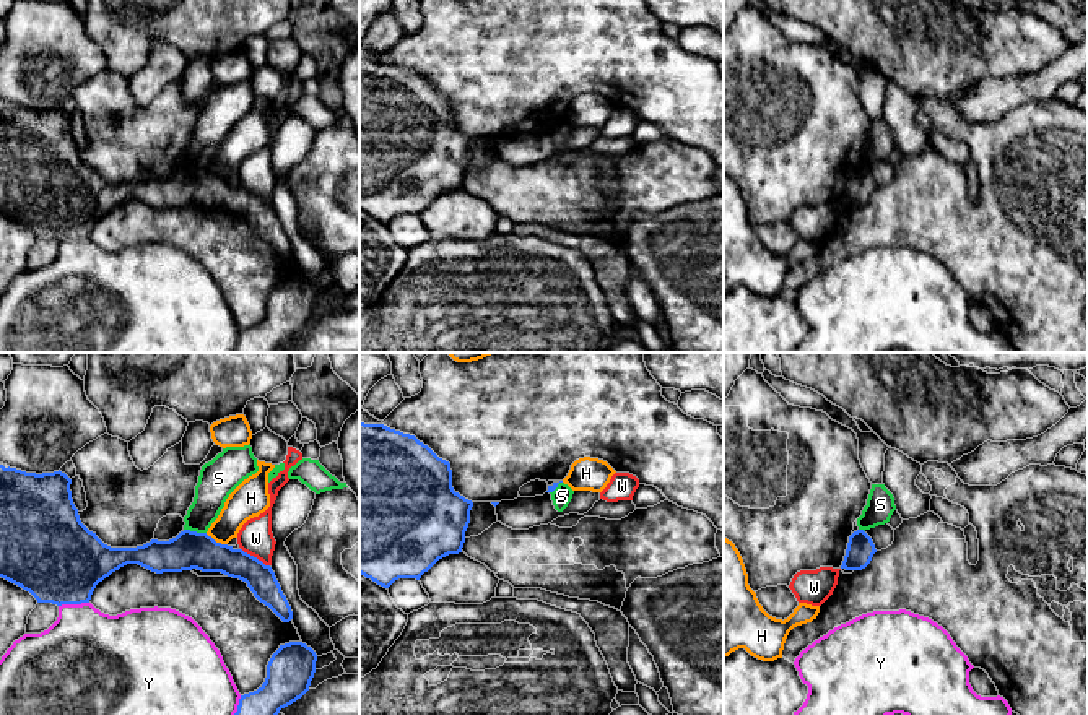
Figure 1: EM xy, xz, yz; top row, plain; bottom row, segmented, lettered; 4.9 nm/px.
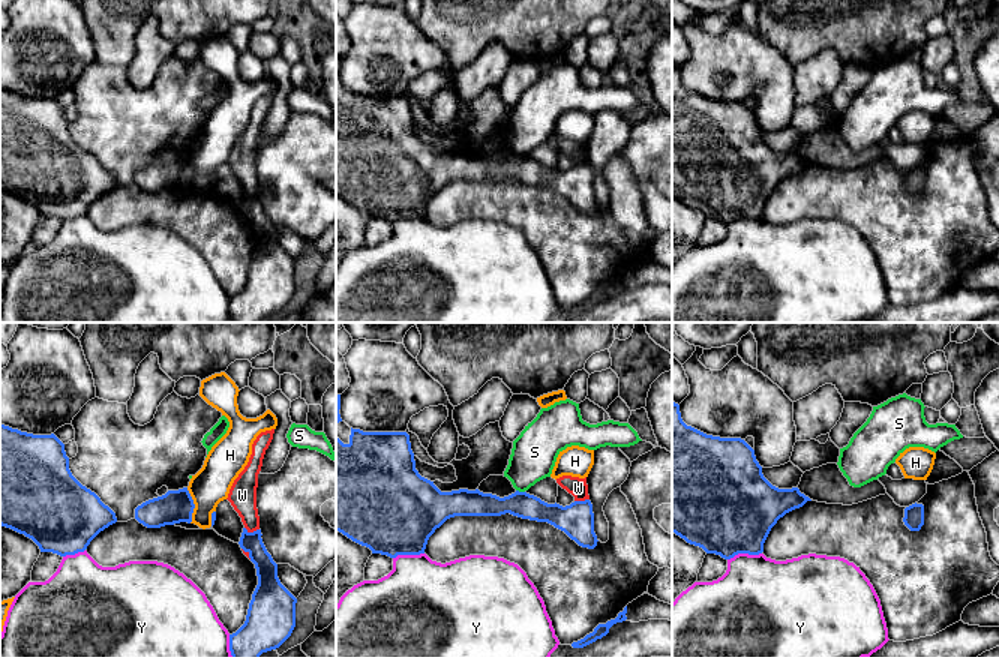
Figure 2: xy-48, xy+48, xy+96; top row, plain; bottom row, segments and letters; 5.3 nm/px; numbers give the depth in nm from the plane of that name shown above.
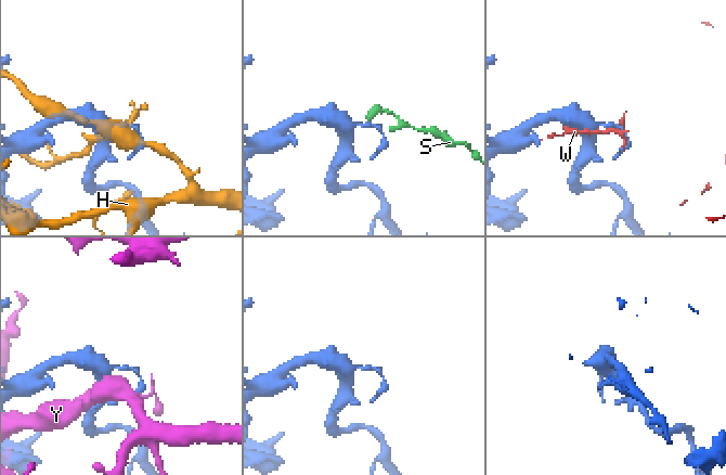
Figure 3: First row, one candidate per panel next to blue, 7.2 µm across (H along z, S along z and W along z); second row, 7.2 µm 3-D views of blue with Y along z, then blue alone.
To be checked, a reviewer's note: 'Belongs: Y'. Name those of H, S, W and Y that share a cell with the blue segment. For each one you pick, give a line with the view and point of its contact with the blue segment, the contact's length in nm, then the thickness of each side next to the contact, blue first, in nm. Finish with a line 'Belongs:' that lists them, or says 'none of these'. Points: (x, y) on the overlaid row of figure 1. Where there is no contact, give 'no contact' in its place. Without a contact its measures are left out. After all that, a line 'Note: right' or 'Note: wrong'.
Belongs: none of these
Note: wrong

